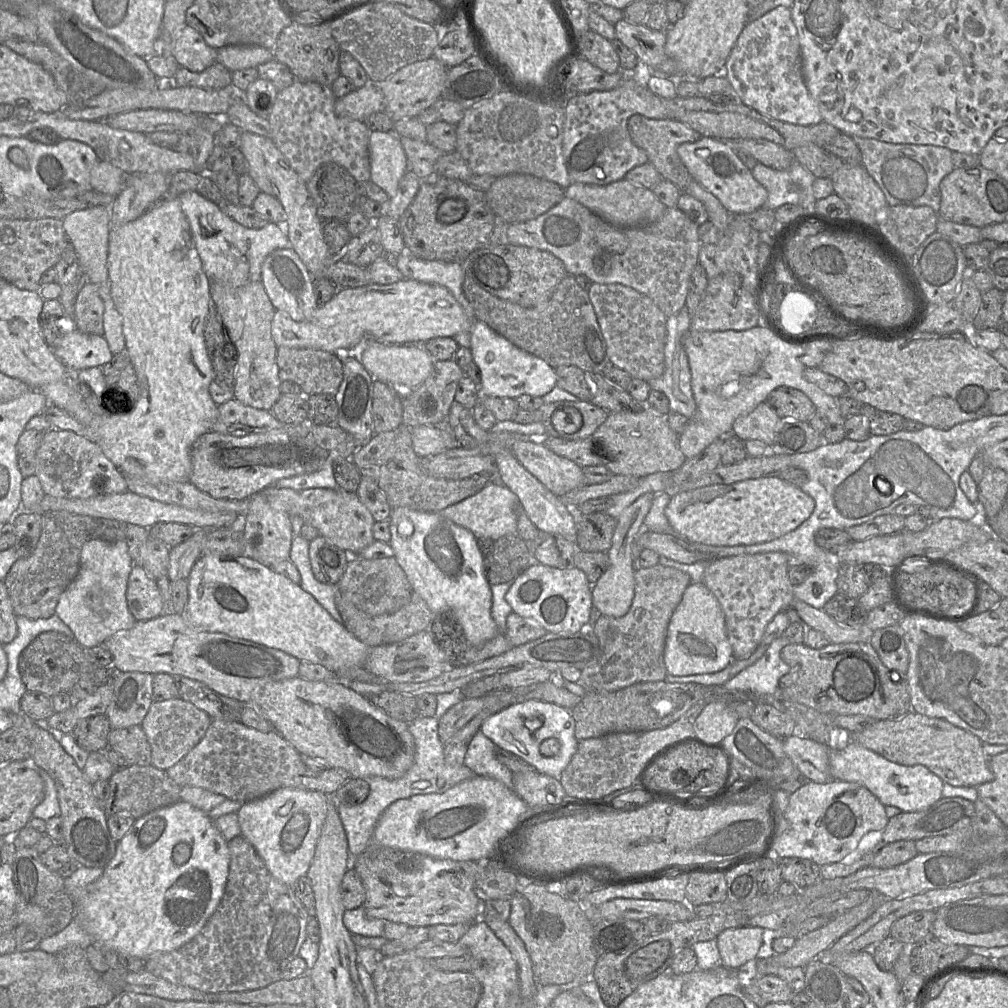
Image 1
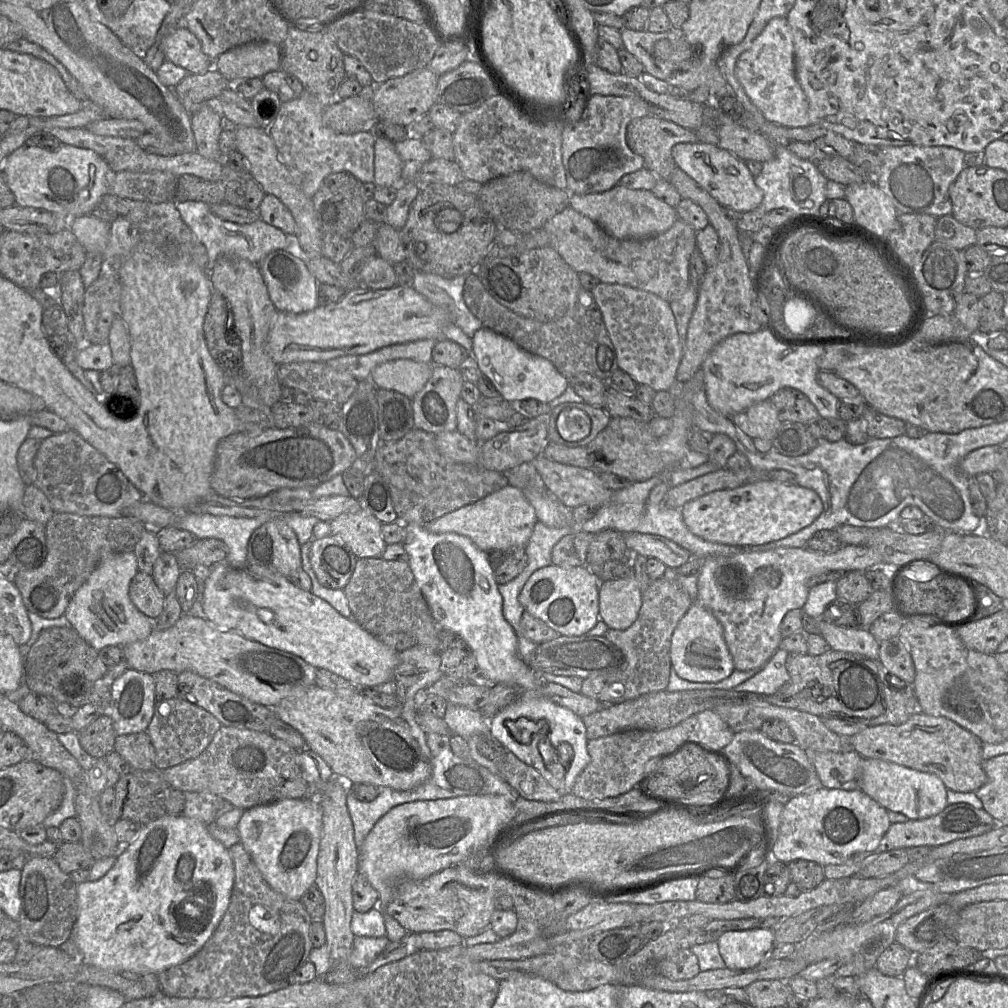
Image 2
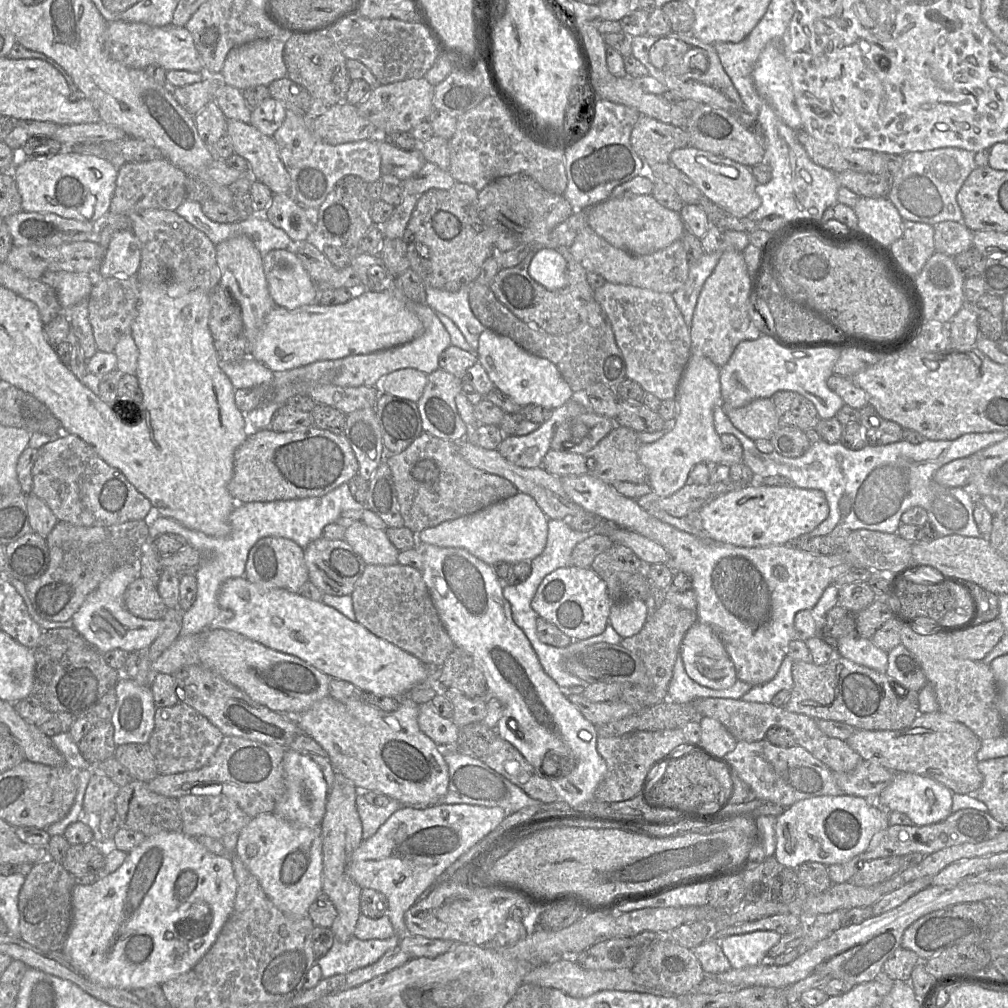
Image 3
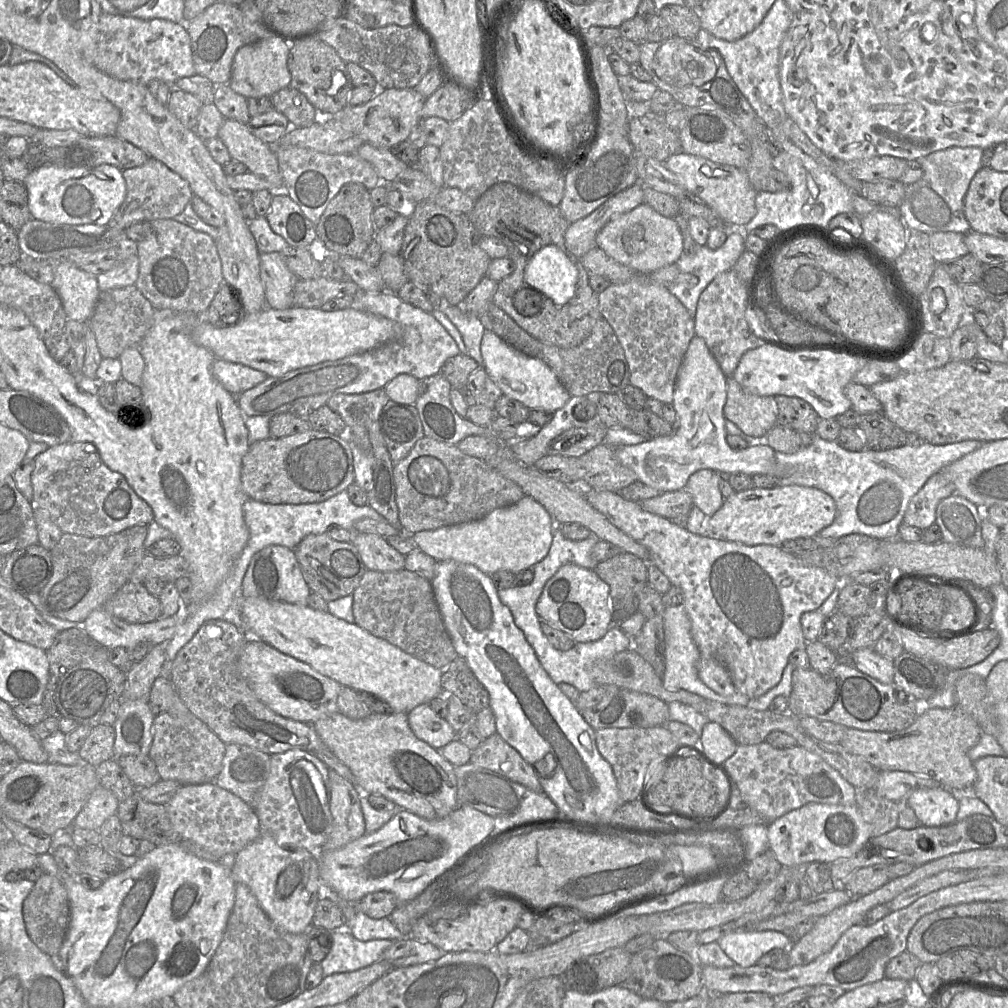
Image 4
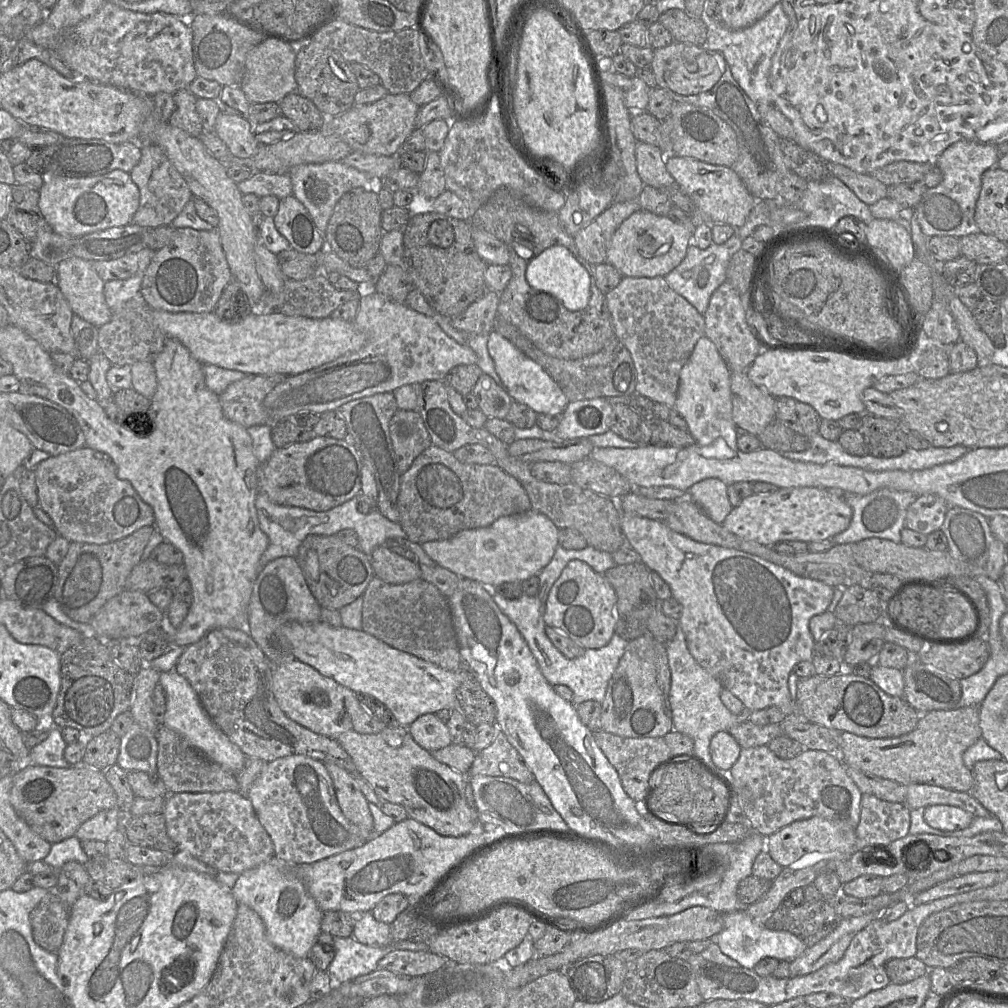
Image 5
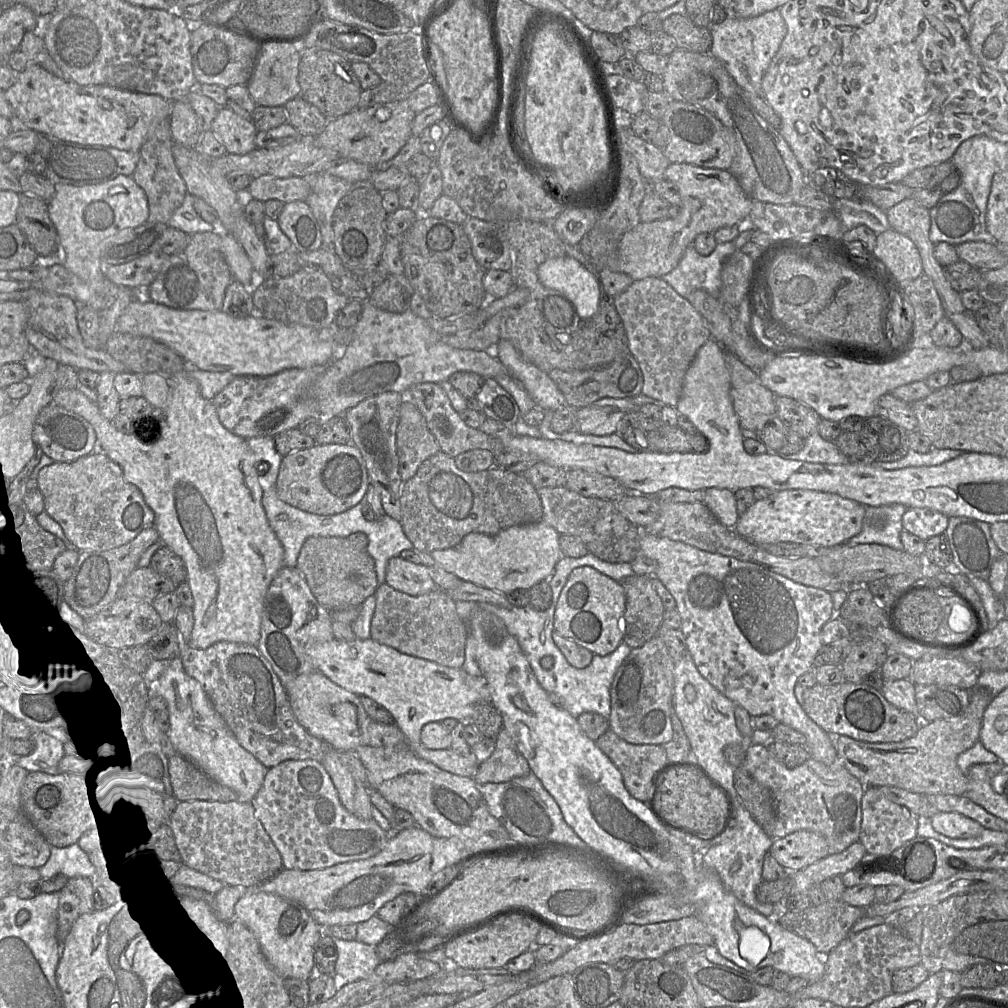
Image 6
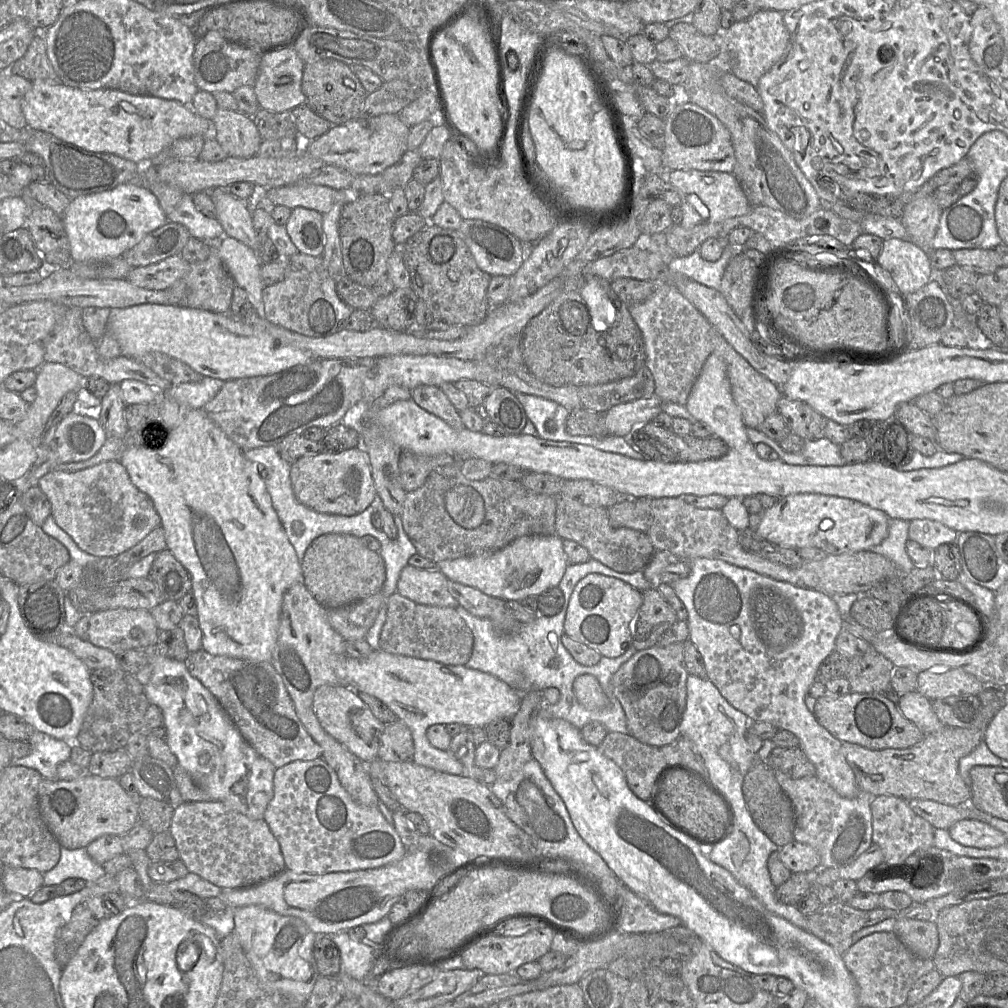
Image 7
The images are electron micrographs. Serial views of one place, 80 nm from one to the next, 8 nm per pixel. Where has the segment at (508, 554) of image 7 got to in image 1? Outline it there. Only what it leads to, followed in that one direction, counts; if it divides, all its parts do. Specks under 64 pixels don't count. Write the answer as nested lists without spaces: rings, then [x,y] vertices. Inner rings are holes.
[[[490,482],[476,494],[440,511],[440,515],[470,530],[479,538],[497,539],[507,534],[517,534],[517,514],[520,500],[501,482]]]

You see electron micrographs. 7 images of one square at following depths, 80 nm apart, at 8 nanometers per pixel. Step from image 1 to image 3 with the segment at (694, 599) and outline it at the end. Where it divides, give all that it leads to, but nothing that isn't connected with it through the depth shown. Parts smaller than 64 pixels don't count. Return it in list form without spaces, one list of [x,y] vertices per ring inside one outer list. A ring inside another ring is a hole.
[[[696,621],[685,633],[679,654],[688,676],[696,683],[715,690],[731,687],[737,681],[735,666],[721,640],[707,624]]]

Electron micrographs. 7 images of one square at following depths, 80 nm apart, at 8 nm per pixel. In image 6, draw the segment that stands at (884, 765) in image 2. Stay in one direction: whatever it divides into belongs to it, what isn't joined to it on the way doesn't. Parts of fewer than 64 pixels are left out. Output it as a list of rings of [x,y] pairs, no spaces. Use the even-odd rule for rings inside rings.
[[[938,811],[930,821],[938,833],[954,839],[979,837],[985,830],[977,821],[955,812]]]

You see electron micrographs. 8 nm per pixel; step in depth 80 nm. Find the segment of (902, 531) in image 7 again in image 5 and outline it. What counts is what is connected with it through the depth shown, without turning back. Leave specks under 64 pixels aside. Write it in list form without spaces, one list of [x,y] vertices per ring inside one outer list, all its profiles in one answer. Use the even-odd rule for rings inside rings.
[[[889,488],[877,489],[866,495],[844,492],[842,498],[852,508],[852,519],[846,530],[829,540],[834,544],[854,544],[869,538],[880,538],[901,543],[901,530],[905,527],[907,509],[917,497],[912,492]]]

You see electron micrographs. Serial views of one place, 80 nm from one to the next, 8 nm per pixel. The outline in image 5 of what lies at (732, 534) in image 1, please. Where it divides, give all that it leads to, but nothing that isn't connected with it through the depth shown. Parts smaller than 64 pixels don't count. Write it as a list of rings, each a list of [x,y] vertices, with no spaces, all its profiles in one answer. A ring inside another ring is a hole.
[[[792,487],[752,494],[731,510],[722,525],[746,540],[768,547],[782,541],[810,543],[828,540],[846,530],[852,519],[852,508],[842,498],[843,493],[818,487]]]

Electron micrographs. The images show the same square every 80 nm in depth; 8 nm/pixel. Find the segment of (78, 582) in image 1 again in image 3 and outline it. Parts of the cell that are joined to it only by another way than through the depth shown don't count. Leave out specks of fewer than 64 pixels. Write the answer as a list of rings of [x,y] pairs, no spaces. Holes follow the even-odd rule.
[[[139,562],[117,568],[87,596],[73,615],[73,628],[101,653],[114,649],[123,649],[129,653],[144,652],[163,631],[163,619],[149,620],[136,617],[125,606],[125,592],[139,577],[142,577]]]

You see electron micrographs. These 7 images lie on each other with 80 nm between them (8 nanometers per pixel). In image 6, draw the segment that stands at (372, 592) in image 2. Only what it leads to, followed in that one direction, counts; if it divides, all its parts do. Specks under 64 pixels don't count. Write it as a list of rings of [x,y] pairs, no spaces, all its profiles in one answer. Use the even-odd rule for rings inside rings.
[[[384,583],[377,586],[373,596],[375,610],[370,626],[371,639],[407,655],[450,668],[462,668],[467,625],[456,611],[456,602],[445,591],[435,589],[420,596],[410,596]]]

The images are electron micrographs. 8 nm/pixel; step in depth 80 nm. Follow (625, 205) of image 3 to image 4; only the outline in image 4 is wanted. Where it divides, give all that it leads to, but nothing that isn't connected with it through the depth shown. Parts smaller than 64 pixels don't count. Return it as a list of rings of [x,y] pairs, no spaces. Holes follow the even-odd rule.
[[[646,203],[611,219],[598,233],[596,242],[608,256],[641,275],[676,263],[684,253],[683,236],[674,218],[661,215]]]

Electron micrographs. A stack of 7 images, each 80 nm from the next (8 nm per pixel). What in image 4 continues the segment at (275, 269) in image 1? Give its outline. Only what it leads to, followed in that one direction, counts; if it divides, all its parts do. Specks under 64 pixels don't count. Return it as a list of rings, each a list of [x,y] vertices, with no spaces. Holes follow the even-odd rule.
[[[279,252],[260,254],[260,276],[269,308],[284,310],[293,306],[293,288],[298,280]]]

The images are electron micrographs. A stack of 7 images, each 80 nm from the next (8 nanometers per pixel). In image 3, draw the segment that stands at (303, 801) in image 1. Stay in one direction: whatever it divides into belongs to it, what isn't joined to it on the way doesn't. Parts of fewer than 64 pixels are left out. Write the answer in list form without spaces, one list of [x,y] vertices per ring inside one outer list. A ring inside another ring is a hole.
[[[272,812],[262,813],[251,818],[248,824],[240,831],[235,854],[258,879],[266,896],[278,909],[294,917],[308,915],[310,905],[322,892],[322,841],[320,827],[300,827],[276,816]]]

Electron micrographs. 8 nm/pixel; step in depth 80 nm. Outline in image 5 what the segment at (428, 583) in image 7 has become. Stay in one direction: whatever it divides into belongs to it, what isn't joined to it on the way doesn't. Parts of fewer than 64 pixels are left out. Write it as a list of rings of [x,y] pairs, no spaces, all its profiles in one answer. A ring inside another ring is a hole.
[[[386,545],[372,552],[370,562],[375,575],[389,584],[406,584],[422,577],[417,563],[398,555]]]

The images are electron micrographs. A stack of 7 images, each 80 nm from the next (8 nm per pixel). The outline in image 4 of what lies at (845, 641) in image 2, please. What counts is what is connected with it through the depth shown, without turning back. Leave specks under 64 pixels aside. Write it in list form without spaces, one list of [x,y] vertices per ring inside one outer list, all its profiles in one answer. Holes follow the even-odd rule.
[[[862,648],[850,653],[853,665],[866,675],[884,684],[893,684],[893,661],[882,657],[874,648]]]

